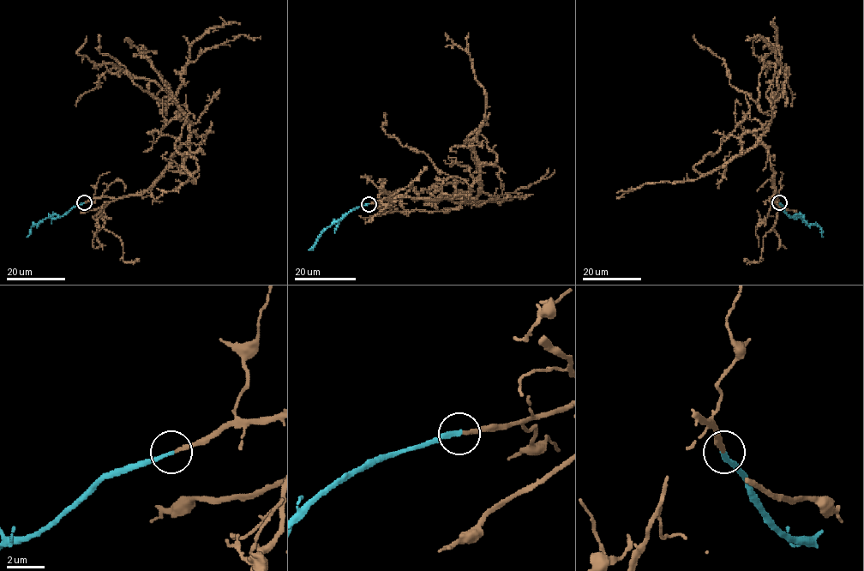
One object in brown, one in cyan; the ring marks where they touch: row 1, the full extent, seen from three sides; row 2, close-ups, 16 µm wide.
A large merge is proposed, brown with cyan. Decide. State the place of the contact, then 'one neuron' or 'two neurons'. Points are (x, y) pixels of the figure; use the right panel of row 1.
(779, 202) | one neuron

